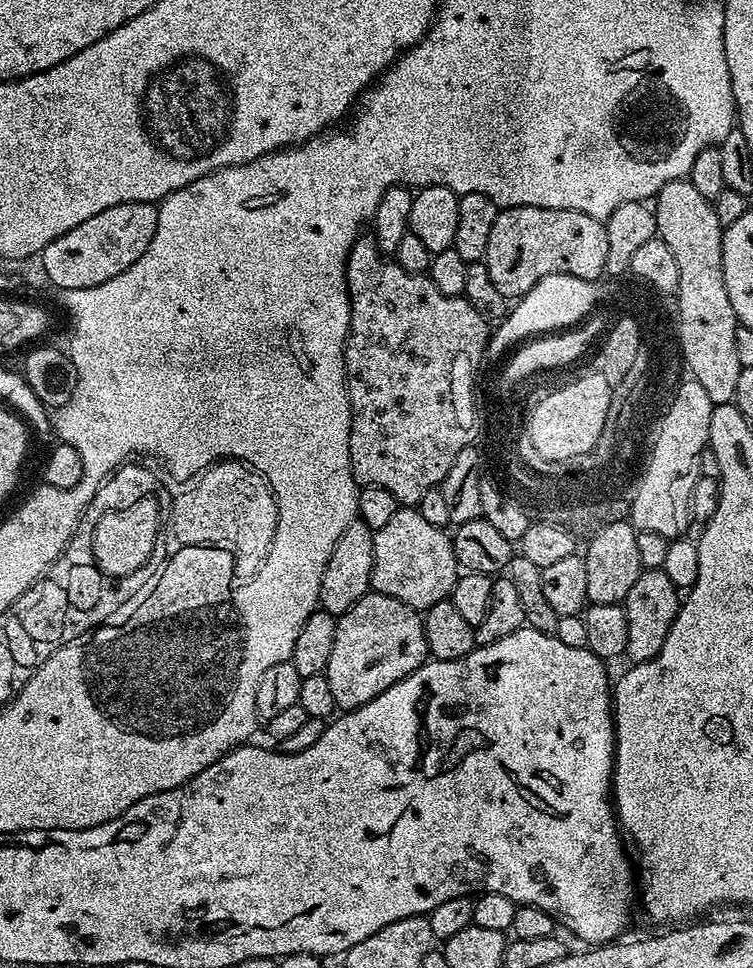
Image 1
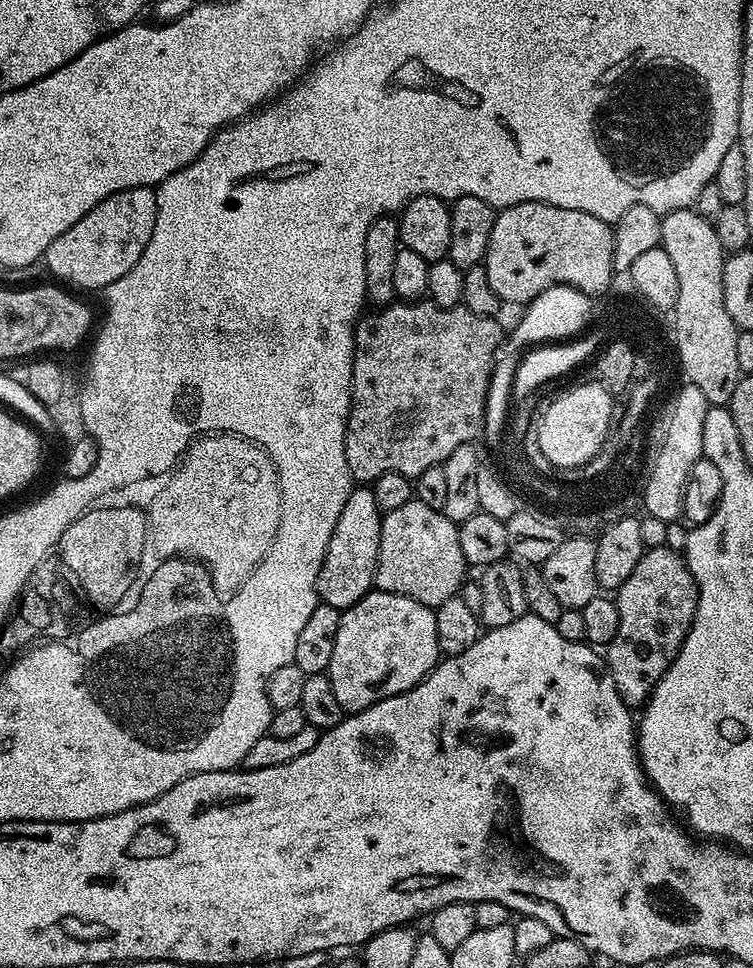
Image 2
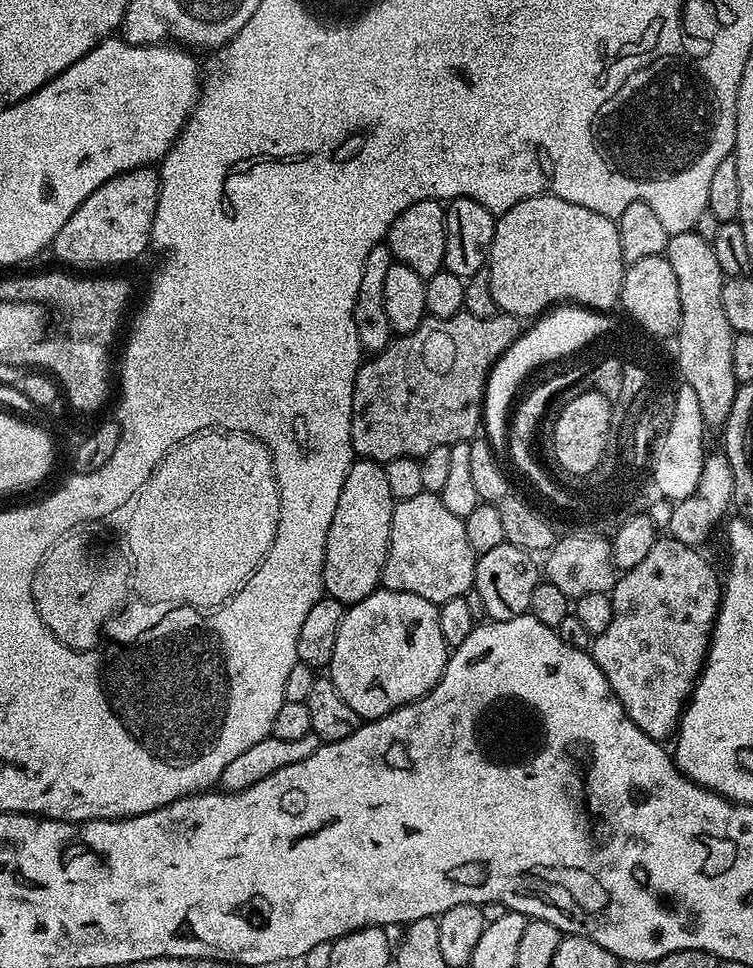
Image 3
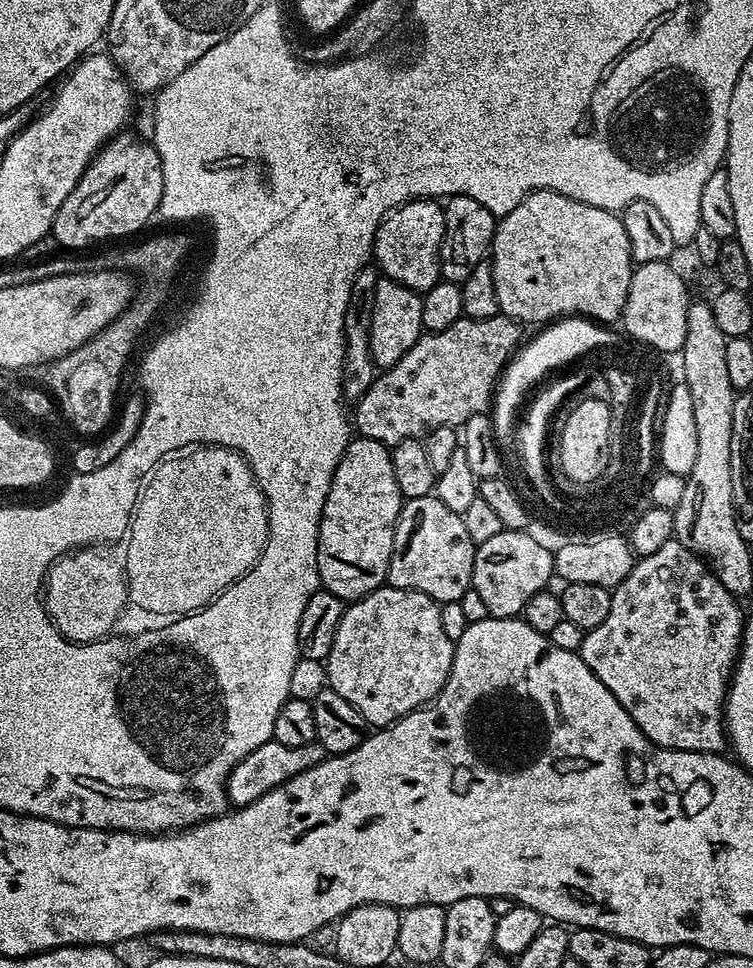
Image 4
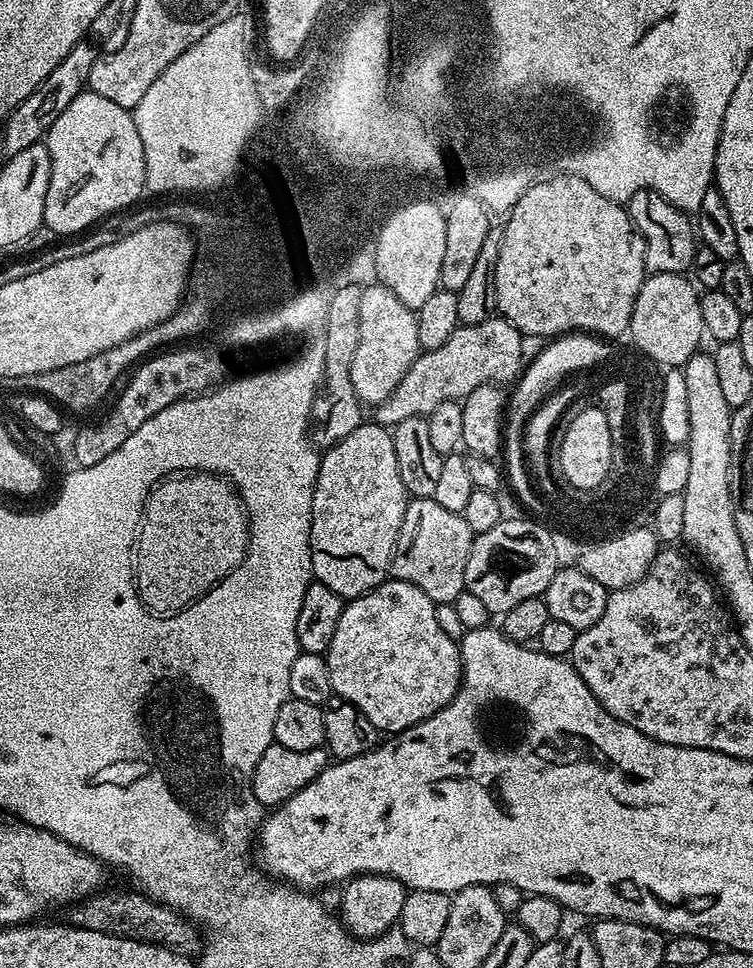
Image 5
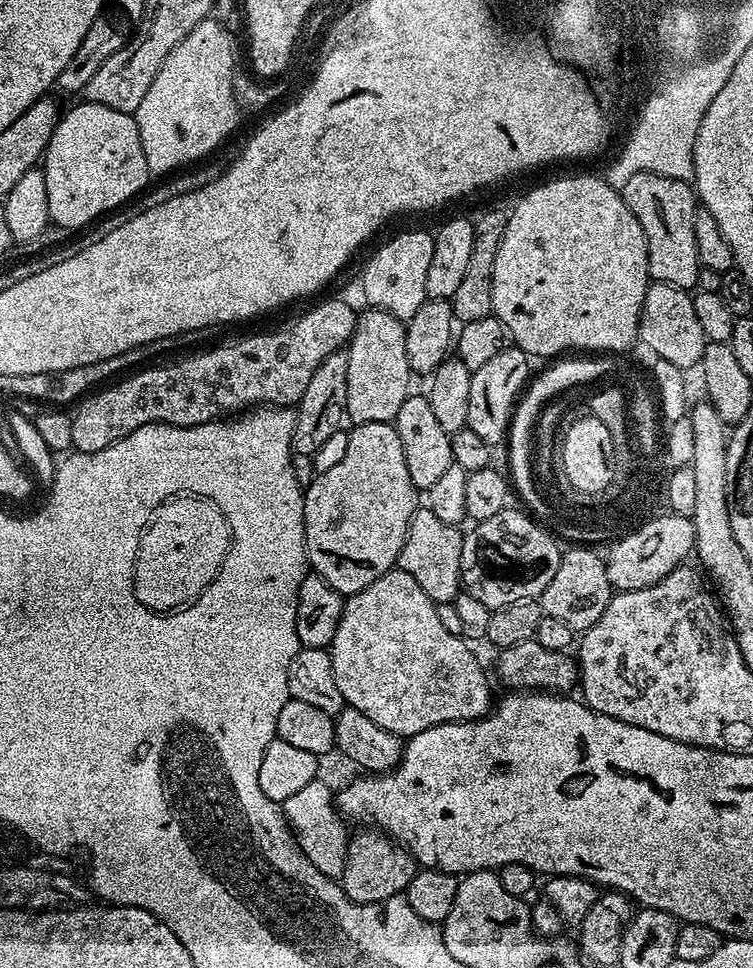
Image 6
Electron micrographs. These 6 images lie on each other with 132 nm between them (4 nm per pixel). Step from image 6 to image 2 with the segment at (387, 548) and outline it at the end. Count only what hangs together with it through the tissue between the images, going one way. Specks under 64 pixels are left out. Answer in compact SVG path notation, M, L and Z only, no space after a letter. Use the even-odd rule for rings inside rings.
M353 487L352 493L346 498L346 506L342 506L342 514L338 514L334 534L316 579L316 595L323 603L343 610L354 606L366 593L373 591L381 519L382 513L378 502L374 502L371 487Z

